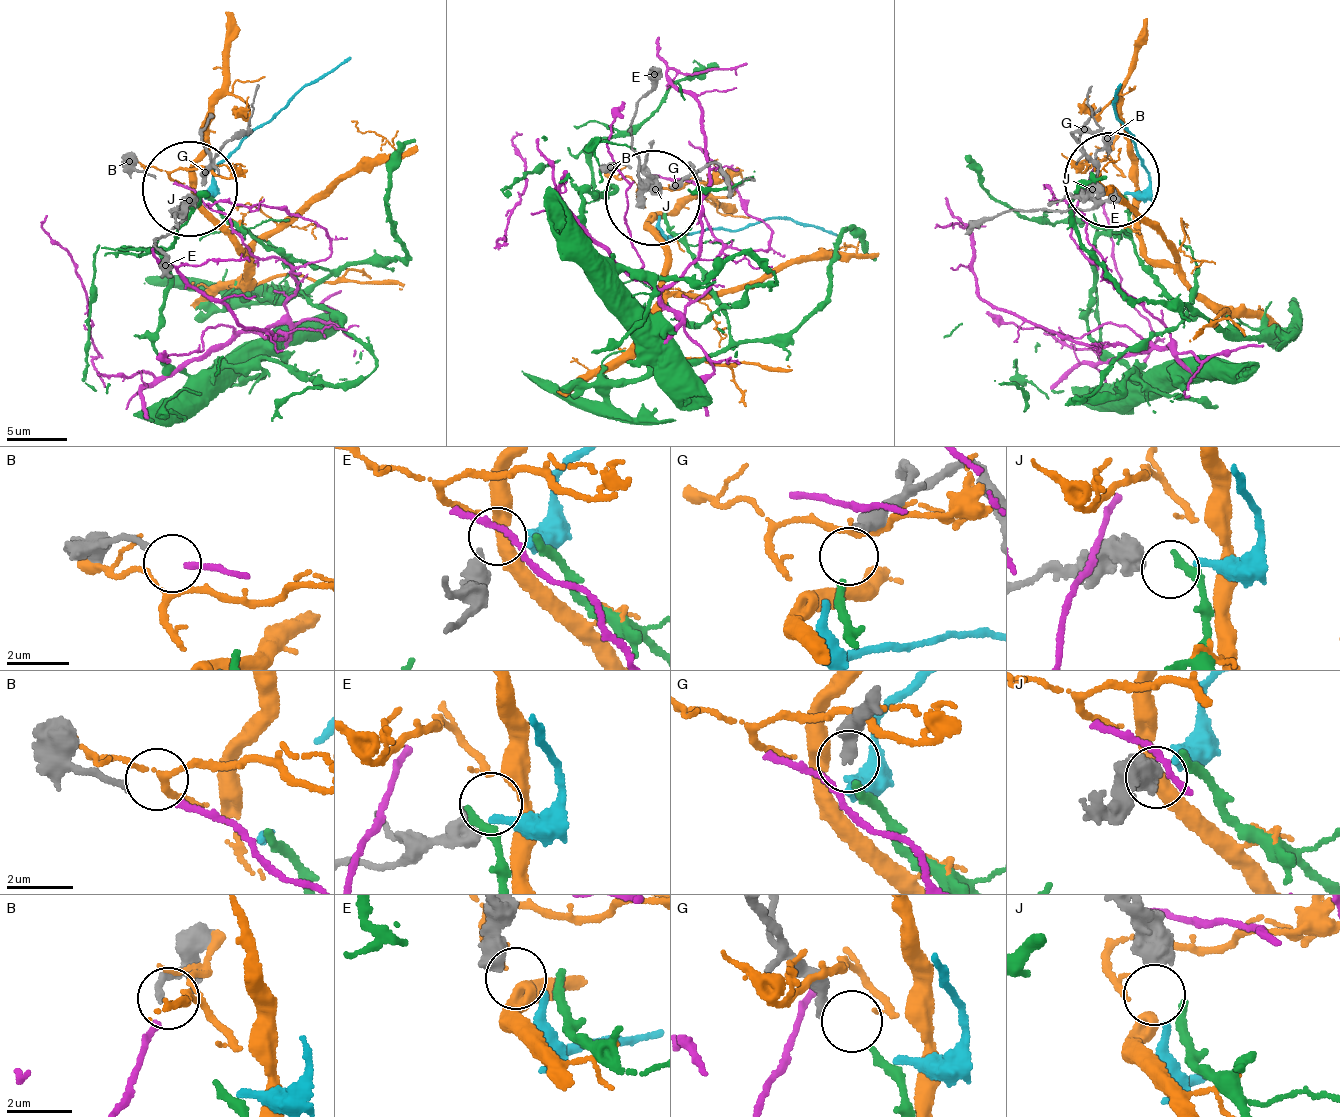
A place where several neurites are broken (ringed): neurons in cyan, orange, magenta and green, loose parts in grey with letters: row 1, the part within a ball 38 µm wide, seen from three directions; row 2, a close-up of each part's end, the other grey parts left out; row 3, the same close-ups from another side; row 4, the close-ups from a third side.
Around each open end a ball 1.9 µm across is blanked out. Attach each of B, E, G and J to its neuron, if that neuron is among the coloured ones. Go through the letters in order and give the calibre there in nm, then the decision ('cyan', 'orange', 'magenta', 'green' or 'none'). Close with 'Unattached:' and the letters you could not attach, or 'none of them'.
B: 190 nm thick; magenta
E: 600 nm thick; none
G: 360 nm thick; green
J: 750 nm thick; cyan
Unattached: E

